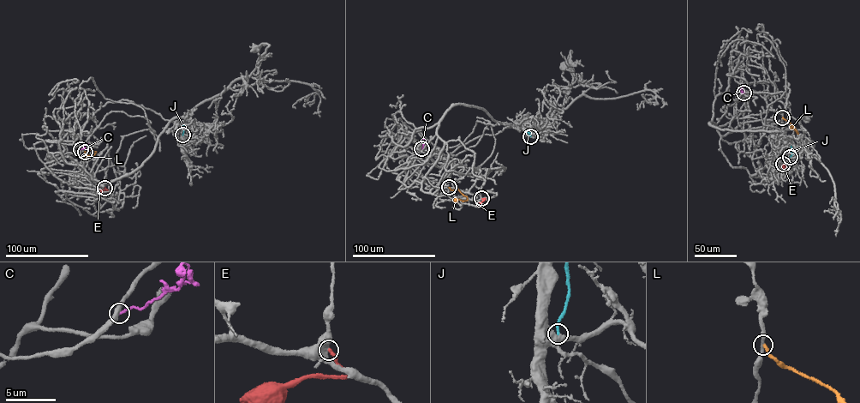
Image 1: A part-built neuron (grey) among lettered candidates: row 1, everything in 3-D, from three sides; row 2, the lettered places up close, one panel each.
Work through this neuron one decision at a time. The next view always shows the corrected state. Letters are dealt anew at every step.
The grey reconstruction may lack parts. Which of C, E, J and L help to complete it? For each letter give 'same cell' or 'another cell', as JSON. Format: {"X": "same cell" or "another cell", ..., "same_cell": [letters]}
{"C": "another cell", "E": "another cell", "J": "another cell", "L": "another cell", "same_cell": []}

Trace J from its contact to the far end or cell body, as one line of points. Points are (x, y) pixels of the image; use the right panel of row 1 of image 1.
J: (790, 156), (793, 152), (791, 146)

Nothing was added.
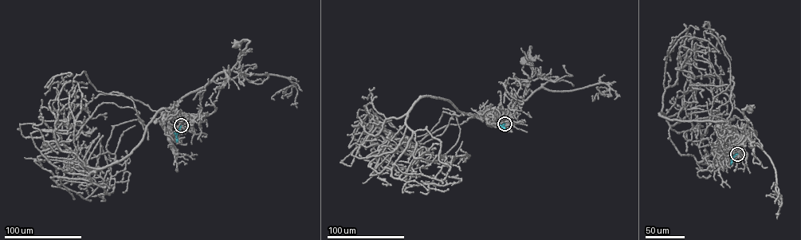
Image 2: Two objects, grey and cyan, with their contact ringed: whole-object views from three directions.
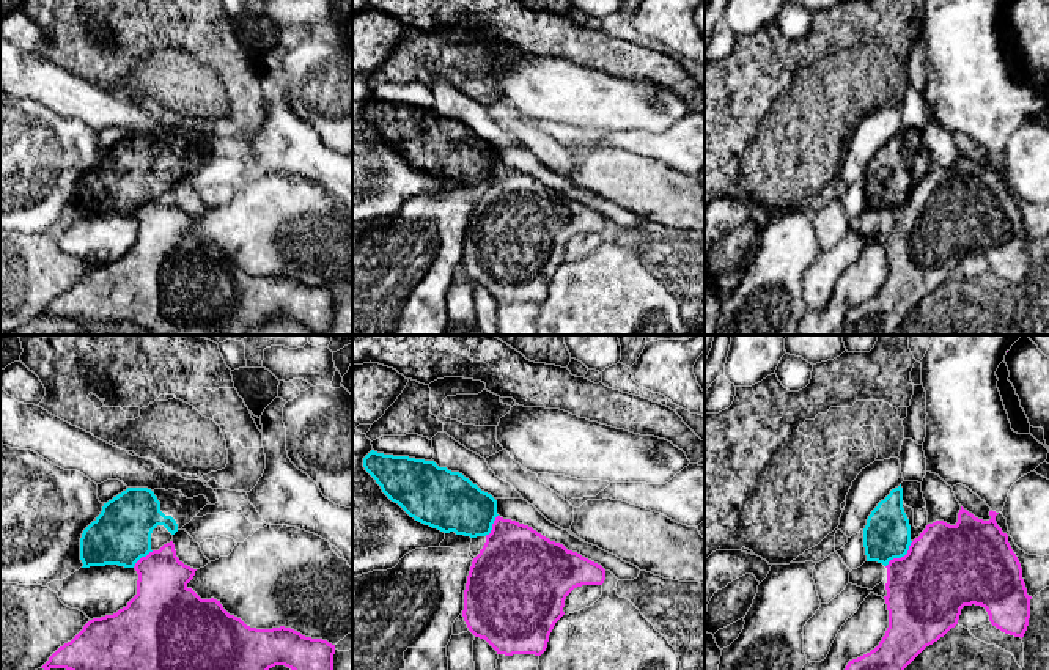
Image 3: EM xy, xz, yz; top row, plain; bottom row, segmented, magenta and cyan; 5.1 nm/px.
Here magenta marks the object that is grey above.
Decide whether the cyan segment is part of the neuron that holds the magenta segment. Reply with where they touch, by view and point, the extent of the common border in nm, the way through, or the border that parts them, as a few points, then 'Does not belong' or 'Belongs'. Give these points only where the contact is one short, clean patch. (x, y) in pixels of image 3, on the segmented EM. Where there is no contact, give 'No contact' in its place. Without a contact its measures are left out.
Touches magenta at yz (901, 557). Shared border 190 nm. Boundary: yz (912, 541), (903, 555), (894, 557), (886, 566). Does not belong

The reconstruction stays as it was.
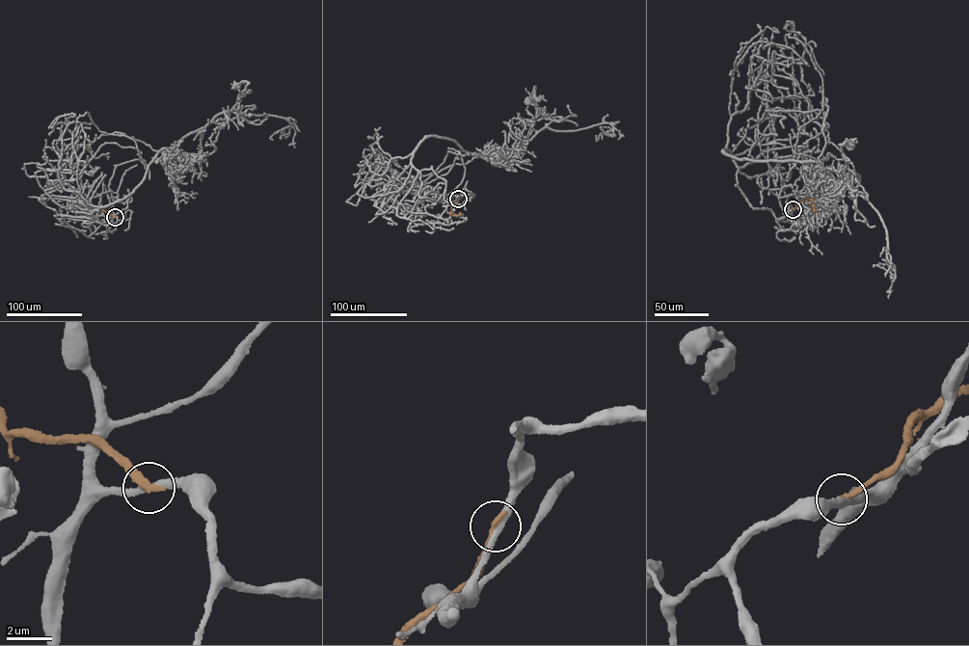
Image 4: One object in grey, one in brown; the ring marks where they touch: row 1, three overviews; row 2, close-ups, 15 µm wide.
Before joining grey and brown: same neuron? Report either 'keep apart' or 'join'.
keep apart

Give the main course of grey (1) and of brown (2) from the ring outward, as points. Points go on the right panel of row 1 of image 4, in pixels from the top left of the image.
1: (793, 209), (777, 218), (752, 207), (723, 149), (818, 162), (854, 182), (840, 145), (849, 145)
2: (793, 209), (801, 201), (809, 199), (816, 212)

